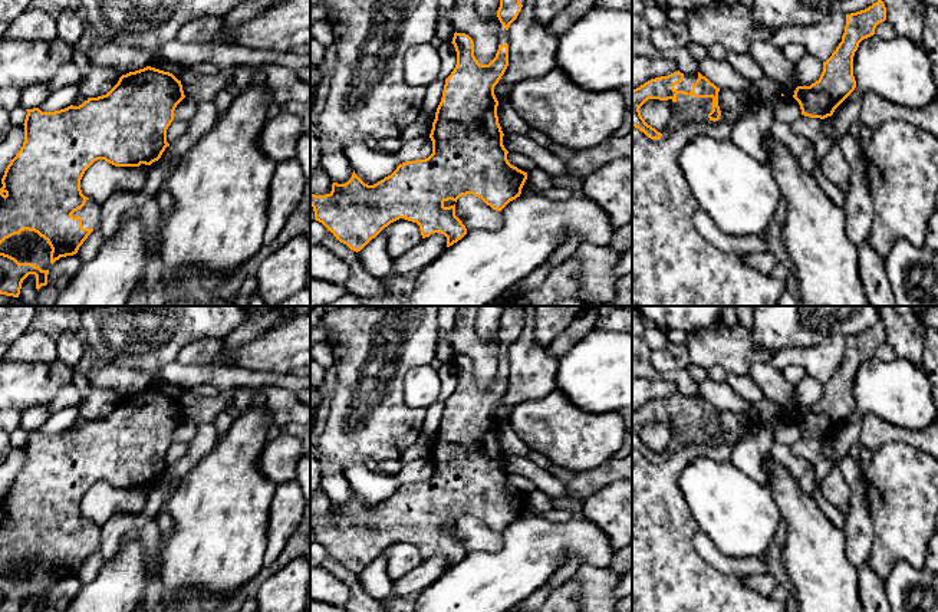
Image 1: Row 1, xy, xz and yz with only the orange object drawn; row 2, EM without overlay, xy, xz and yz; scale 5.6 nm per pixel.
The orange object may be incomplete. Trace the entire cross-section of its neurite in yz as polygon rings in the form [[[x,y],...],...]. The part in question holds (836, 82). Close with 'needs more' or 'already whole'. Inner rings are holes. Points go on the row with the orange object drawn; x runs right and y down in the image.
[[[878,0],[865,10],[846,14],[842,42],[823,62],[820,78],[810,86],[797,86],[793,98],[802,115],[825,119],[855,91],[853,56],[863,39],[875,34],[879,23],[886,20],[886,7]]] | already whole

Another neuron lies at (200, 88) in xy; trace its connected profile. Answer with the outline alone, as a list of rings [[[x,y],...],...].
[[[223,69],[215,75],[198,75],[185,72],[181,85],[185,98],[194,99],[197,103],[203,101],[214,101],[215,95],[234,80],[234,69]]]

